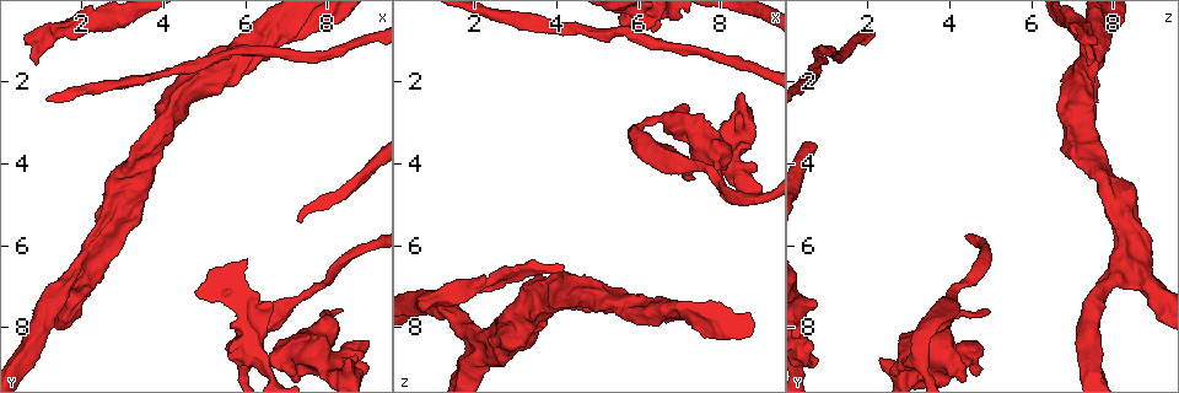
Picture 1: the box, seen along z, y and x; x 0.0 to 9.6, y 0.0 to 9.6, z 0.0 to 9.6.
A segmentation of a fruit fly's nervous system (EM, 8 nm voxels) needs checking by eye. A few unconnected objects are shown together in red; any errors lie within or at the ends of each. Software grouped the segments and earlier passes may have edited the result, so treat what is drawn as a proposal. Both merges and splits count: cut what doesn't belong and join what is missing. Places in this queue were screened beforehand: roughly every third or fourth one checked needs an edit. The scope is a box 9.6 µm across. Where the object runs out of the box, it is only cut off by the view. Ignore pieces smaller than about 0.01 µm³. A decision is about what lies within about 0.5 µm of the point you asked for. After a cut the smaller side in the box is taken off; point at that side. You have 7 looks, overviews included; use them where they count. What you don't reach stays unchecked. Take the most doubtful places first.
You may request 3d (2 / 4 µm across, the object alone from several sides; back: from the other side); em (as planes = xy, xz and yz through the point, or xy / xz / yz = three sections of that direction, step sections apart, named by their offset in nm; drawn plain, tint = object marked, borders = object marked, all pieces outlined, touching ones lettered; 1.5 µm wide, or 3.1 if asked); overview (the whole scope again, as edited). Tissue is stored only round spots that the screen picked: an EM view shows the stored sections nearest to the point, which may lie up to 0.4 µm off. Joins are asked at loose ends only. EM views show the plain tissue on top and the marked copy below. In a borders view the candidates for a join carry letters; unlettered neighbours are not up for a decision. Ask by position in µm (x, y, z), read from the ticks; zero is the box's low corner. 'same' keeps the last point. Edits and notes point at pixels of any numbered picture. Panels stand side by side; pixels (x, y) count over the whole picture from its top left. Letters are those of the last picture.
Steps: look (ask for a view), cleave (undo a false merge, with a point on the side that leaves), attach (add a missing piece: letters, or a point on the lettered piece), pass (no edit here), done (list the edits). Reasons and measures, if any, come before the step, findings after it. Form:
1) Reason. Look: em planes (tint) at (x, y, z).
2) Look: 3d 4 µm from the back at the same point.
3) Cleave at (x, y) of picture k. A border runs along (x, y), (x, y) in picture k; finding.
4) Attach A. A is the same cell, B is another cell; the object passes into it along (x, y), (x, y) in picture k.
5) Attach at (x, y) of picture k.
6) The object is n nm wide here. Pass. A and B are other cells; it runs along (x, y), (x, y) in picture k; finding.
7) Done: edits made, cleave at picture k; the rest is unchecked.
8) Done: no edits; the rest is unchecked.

Look: 3d 4 µm from the back at (2.50, 5.65, 8.30).

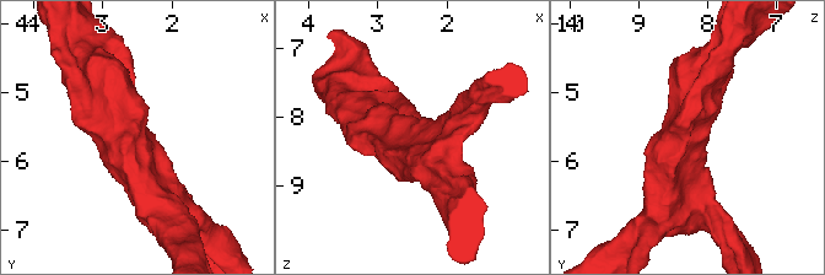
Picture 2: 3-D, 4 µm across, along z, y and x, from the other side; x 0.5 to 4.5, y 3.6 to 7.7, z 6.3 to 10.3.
3 arms meet here; the arms are 280, 440, 600 nm wide; need the tissue. Look: em yz step 4 (tint) at (2.55, 5.70, 8.30).

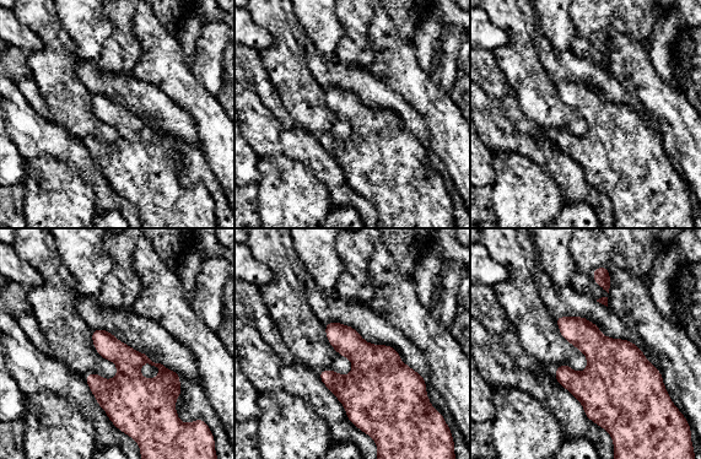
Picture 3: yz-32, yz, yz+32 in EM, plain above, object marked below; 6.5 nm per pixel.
Another direction. Look: em planes (borders) at the same point.

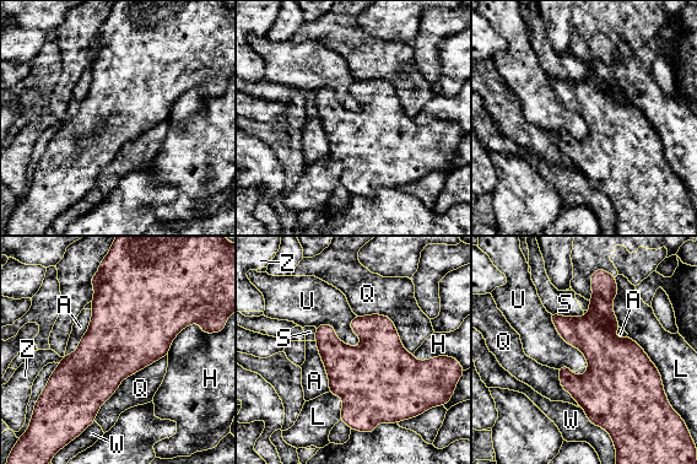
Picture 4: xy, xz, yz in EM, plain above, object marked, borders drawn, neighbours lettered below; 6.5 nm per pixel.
The object is 400 nm wide here. Pass. A, H, L, Q, S, U, W and Z are other cells; a border runs along (315, 327), (362, 343) in picture 4; one cell here.

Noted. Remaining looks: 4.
Sudden change in width. Look: em planes (tint) at (7.90, 7.75, 4.00).

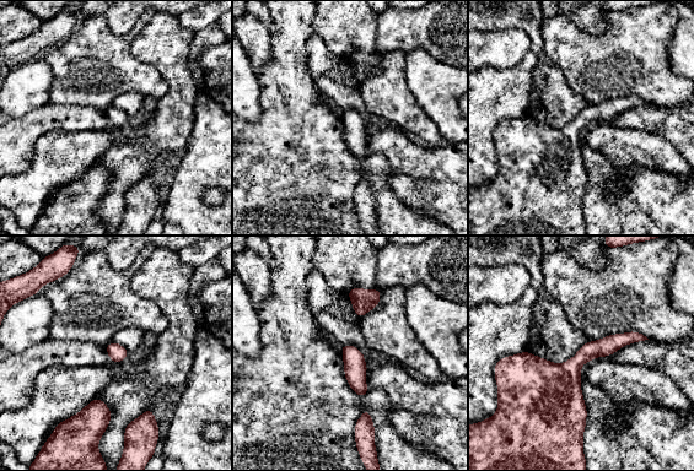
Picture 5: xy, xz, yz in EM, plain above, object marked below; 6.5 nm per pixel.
Look: em planes (borders) at the same point.

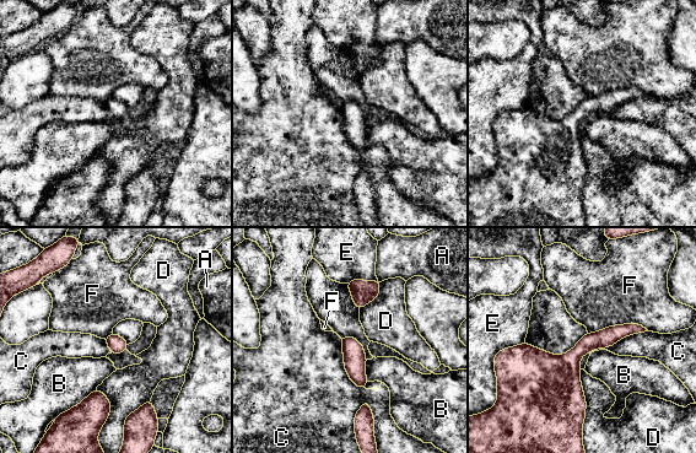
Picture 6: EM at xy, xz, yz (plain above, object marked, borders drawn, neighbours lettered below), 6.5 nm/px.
The object is 120 nm wide here. Pass. A, B, C, D, E and F are other cells; a border runs along (367, 400), (355, 414), (354, 430) in picture 6; continuous, no second cell.

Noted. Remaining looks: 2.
Abrupt turn. Look: em planes (borders) at (3.30, 4.05, 7.60).

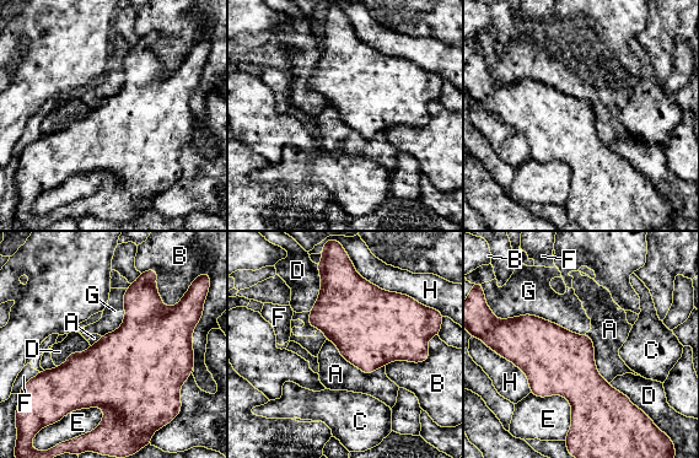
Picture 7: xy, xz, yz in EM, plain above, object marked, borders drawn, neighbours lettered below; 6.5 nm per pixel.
Pass. A, B, C, D, E, F, G and H are other cells; a border runs along (326, 339), (365, 373), (385, 367) in picture 7; continuous, no second cell.

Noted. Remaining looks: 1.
Done: no edits; the rest is unchecked.

